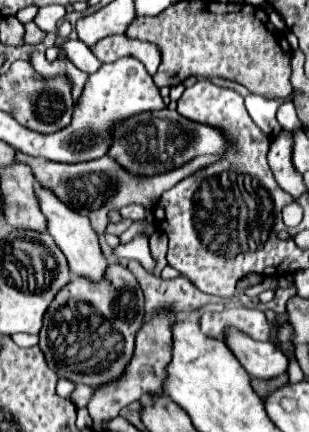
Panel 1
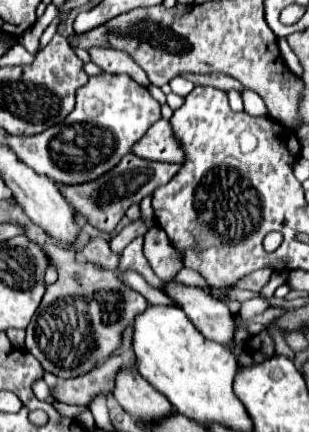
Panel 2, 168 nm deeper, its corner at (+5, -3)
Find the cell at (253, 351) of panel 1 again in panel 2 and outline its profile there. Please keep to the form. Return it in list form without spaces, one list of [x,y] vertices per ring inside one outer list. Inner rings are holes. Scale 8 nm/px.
[[[173,279],[165,281],[165,291],[177,305],[185,311],[185,315],[197,325],[205,339],[217,341],[223,347],[229,347],[235,335],[235,321],[225,303],[207,295],[197,287],[185,287],[175,283]]]

